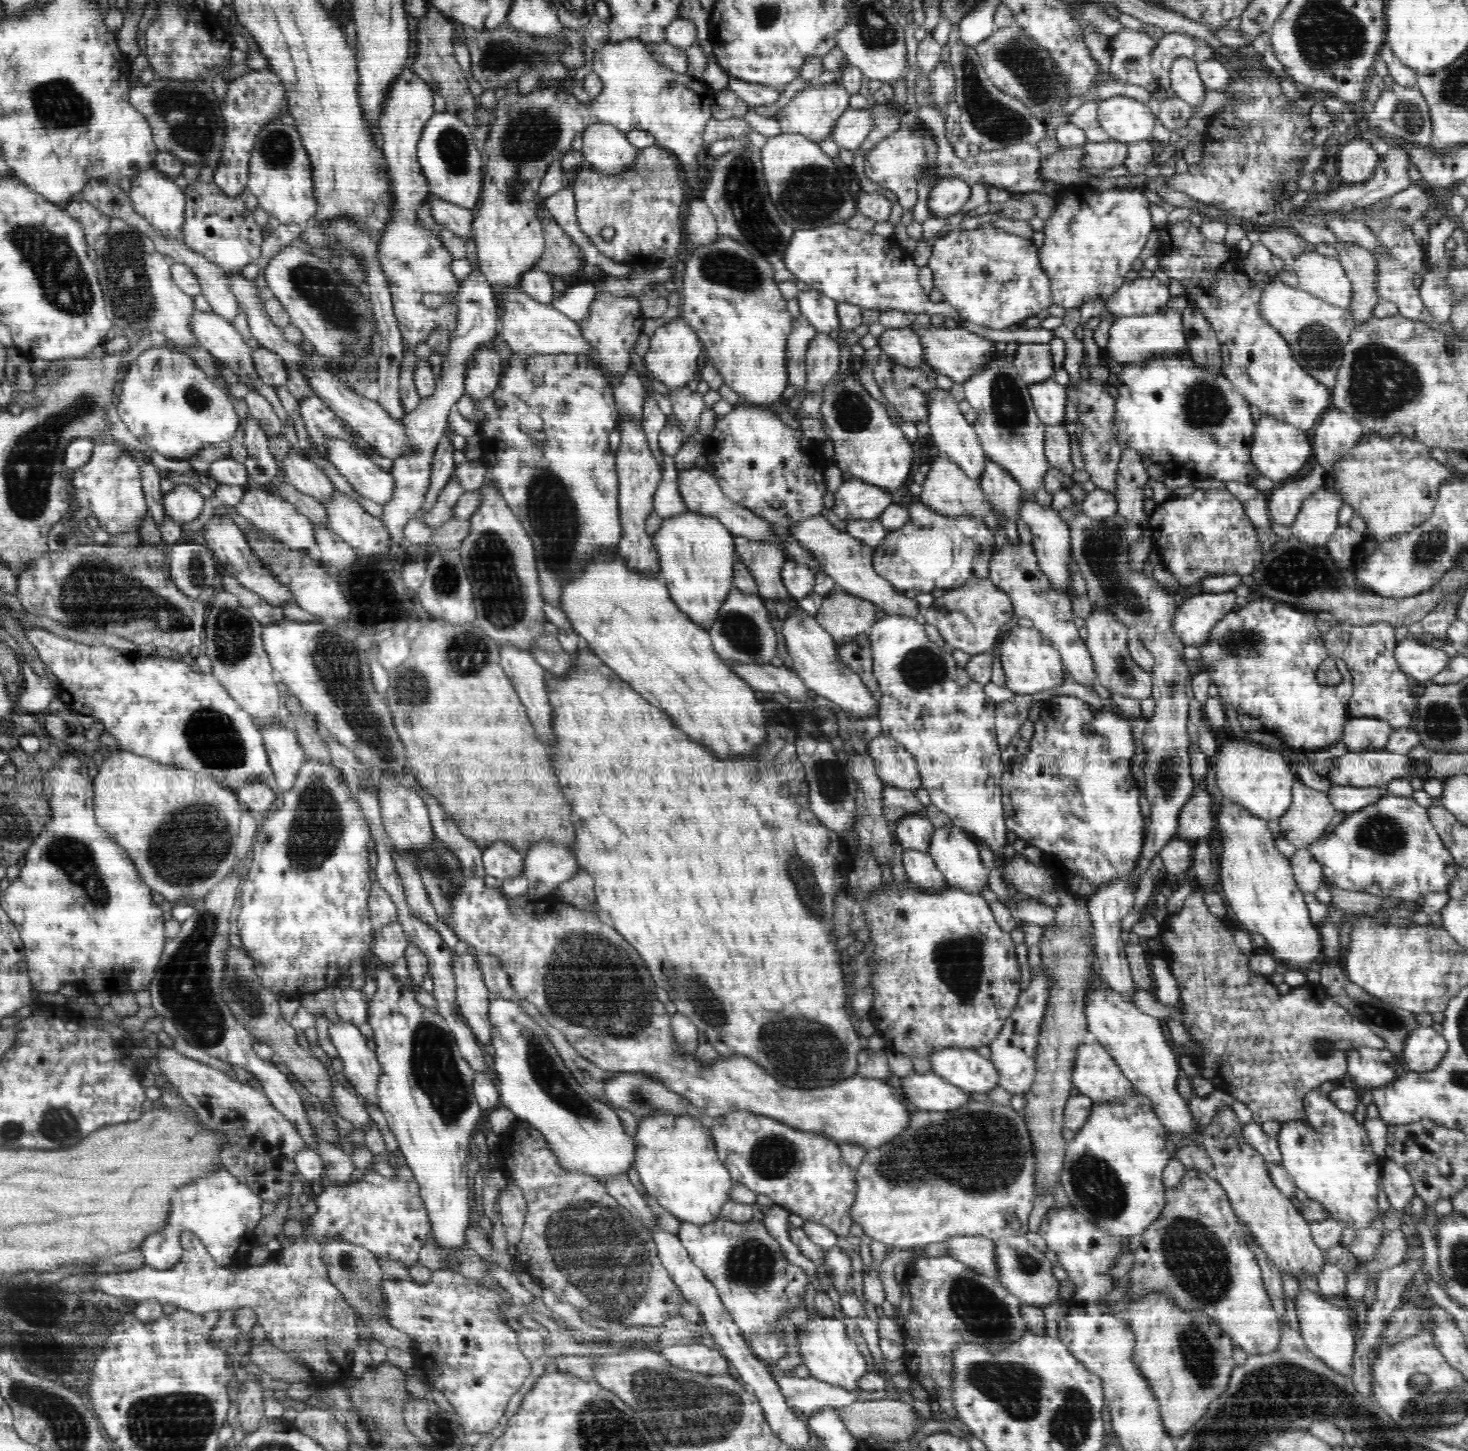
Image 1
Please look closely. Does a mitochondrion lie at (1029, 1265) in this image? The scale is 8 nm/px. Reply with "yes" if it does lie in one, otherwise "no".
yes

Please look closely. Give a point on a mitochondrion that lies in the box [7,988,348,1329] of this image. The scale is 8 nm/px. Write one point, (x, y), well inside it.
(32, 1293)

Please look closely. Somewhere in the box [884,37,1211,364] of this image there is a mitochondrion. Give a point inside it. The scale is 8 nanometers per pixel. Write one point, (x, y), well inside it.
(992, 118)

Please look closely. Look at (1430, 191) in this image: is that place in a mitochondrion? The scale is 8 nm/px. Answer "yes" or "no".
no

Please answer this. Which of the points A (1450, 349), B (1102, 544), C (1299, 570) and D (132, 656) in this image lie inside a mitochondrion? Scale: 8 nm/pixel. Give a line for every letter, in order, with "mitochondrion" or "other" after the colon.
A: other
B: mitochondrion
C: mitochondrion
D: other

